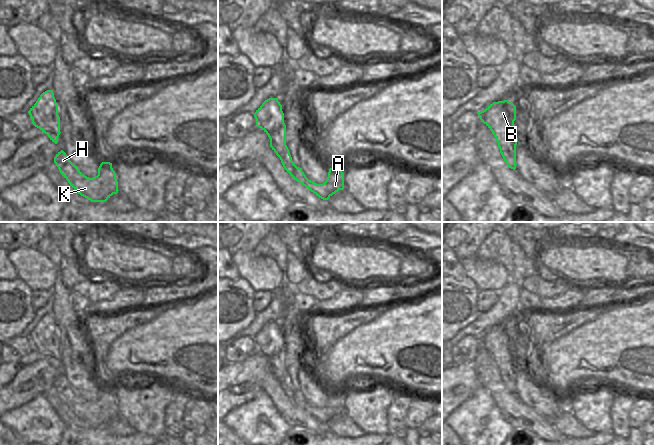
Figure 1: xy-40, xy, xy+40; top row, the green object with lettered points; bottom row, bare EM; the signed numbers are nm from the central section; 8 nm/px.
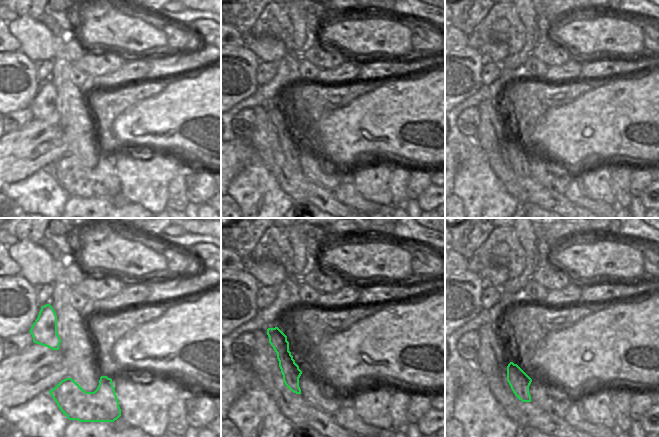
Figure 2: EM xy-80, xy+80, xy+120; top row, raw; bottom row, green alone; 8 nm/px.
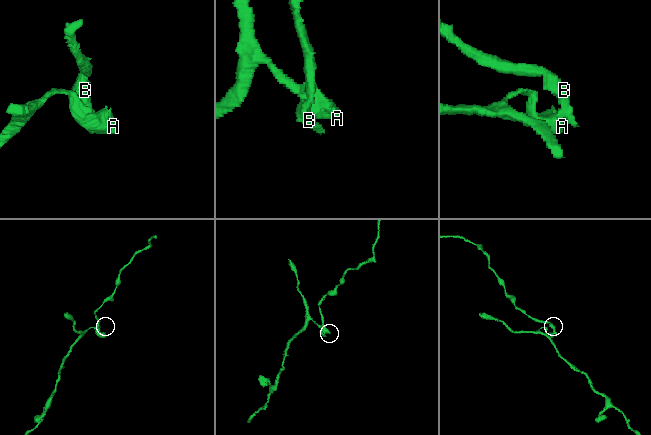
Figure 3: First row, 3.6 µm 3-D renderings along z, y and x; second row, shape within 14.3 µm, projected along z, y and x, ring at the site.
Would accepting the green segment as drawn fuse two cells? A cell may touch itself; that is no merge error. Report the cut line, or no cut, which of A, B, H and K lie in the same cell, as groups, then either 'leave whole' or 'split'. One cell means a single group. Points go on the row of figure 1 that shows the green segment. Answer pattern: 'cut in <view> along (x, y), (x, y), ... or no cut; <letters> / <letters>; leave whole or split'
cut in xy along (296, 166), (288, 172); A H K / B; split

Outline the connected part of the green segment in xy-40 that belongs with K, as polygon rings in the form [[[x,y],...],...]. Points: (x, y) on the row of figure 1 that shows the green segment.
[[[63,150],[56,154],[54,163],[70,186],[91,202],[106,202],[119,191],[116,173],[110,162],[102,162],[98,168],[98,175],[93,178],[85,176]]]

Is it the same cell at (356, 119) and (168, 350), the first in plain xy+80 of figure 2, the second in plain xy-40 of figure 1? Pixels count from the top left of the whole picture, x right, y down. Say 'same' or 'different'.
same

